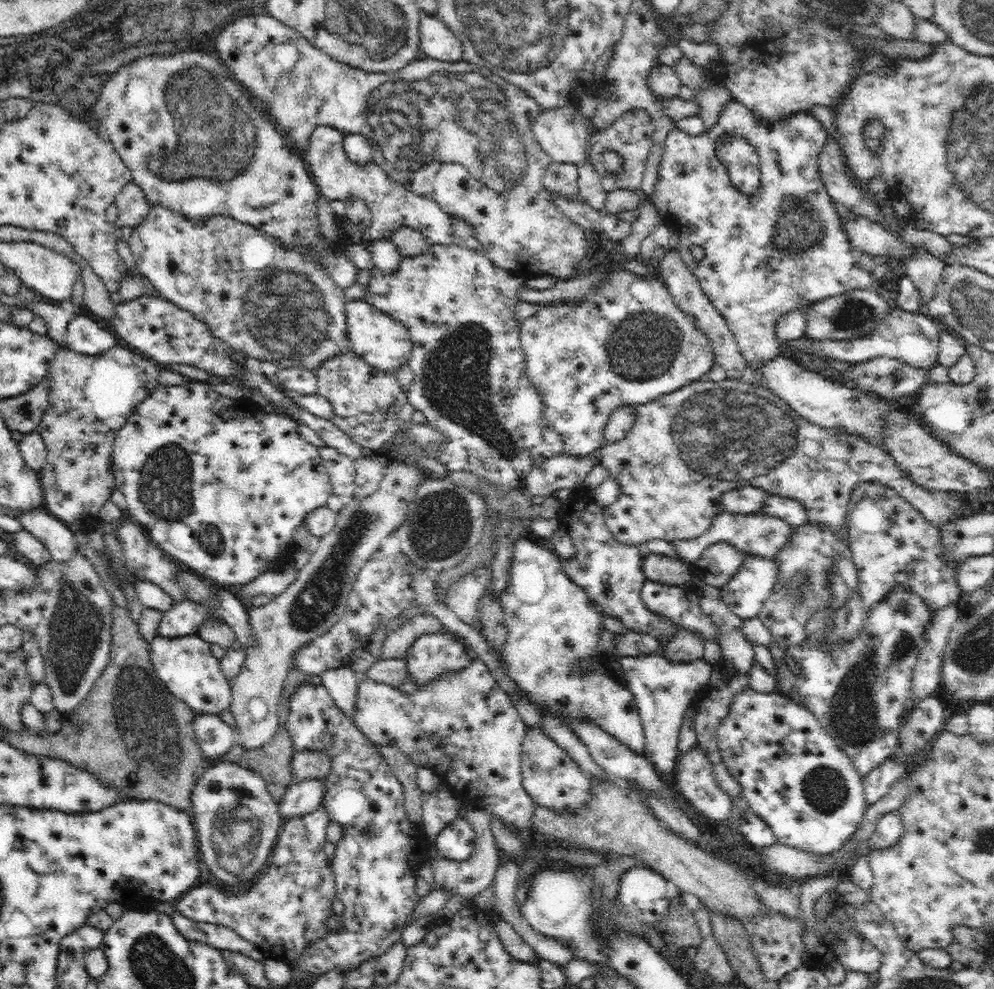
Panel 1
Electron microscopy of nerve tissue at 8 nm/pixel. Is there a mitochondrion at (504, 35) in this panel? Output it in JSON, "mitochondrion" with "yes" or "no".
{"mitochondrion":"yes"}

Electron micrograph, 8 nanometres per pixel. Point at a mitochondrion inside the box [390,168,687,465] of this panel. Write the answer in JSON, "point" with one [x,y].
{"point":[454,378]}

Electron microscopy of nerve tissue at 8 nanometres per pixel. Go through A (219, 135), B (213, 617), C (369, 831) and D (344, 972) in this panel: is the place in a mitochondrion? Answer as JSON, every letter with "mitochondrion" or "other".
{"A":"mitochondrion","B":"other","C":"mitochondrion","D":"other"}

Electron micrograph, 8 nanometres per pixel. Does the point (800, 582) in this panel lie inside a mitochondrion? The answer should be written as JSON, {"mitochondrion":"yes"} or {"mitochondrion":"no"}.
{"mitochondrion":"yes"}

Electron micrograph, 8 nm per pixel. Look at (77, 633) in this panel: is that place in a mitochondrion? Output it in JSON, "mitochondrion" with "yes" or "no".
{"mitochondrion":"yes"}

